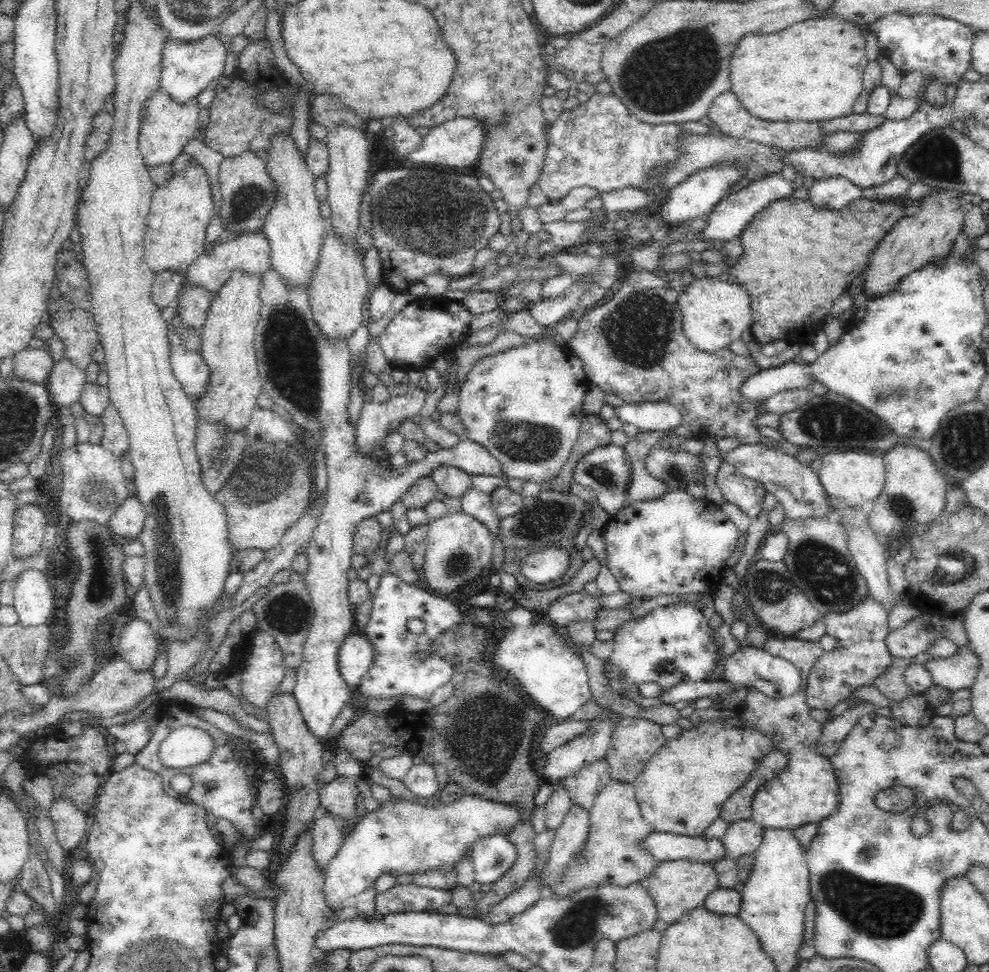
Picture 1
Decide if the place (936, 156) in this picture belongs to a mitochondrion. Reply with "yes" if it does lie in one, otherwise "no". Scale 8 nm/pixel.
yes

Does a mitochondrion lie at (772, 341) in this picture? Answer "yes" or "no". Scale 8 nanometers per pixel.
no

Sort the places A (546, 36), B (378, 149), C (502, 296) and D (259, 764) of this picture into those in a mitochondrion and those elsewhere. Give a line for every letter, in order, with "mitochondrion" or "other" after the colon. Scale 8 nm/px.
A: other
B: other
C: other
D: other

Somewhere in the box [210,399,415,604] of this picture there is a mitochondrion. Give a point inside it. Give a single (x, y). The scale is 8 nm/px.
(269, 474)

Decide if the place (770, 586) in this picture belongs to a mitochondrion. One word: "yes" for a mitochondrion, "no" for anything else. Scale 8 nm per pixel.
yes

